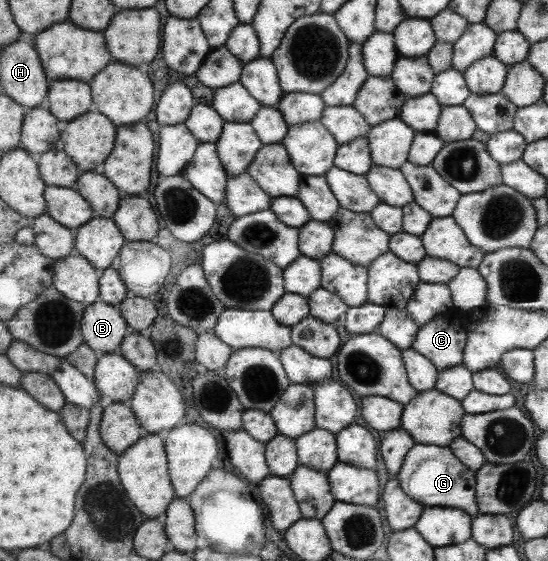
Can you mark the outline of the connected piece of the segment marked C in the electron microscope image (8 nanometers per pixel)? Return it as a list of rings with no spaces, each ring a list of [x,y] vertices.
[[[452,306],[443,316],[433,318],[418,327],[410,348],[429,359],[438,371],[447,367],[461,365],[463,347],[467,337],[467,325],[469,326],[469,316],[471,316],[471,311],[469,314],[460,312]]]

